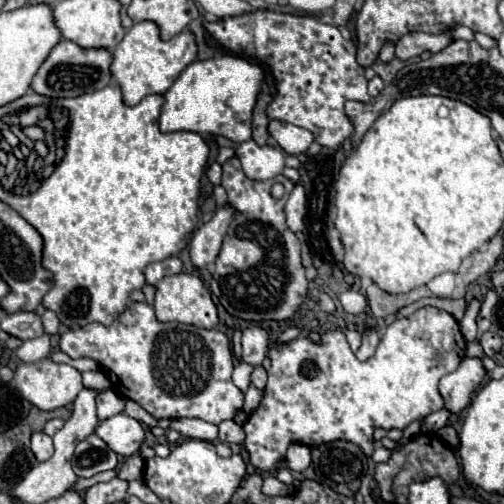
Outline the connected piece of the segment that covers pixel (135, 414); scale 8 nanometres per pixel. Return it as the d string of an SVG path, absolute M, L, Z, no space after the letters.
M127 399L125 413L147 427L158 426L157 420L132 400Z

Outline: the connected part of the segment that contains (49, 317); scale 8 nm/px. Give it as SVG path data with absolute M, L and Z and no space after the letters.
M46 310L46 312L44 312L44 316L42 316L42 324L44 324L46 334L56 334L56 332L58 332L58 326L60 326L58 316L56 316L52 310Z

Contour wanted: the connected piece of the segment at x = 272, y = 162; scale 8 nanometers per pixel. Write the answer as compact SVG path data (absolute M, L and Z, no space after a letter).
M254 140L236 146L236 156L242 162L242 170L250 180L268 180L284 170L286 154L274 146L258 146Z

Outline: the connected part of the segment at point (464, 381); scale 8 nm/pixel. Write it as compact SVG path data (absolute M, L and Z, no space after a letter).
M464 358L462 364L440 380L440 394L446 400L446 408L454 414L464 410L472 398L472 392L482 384L486 370L480 358Z

